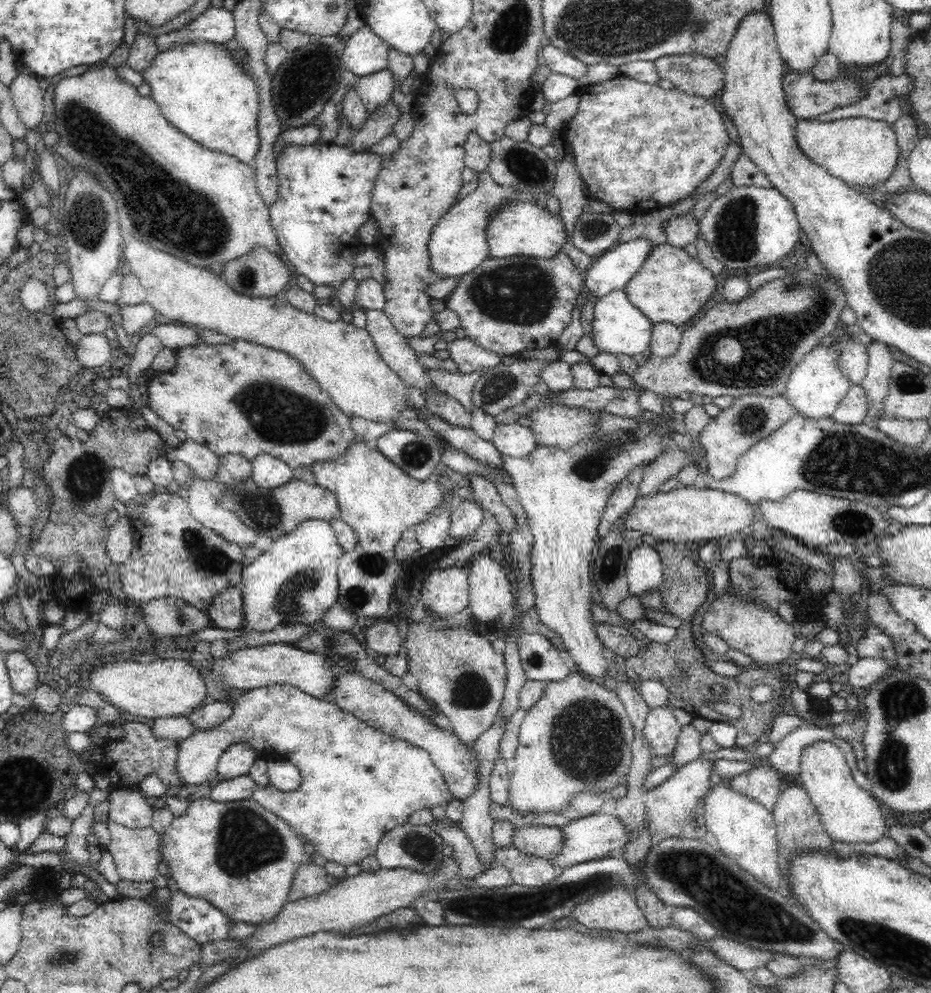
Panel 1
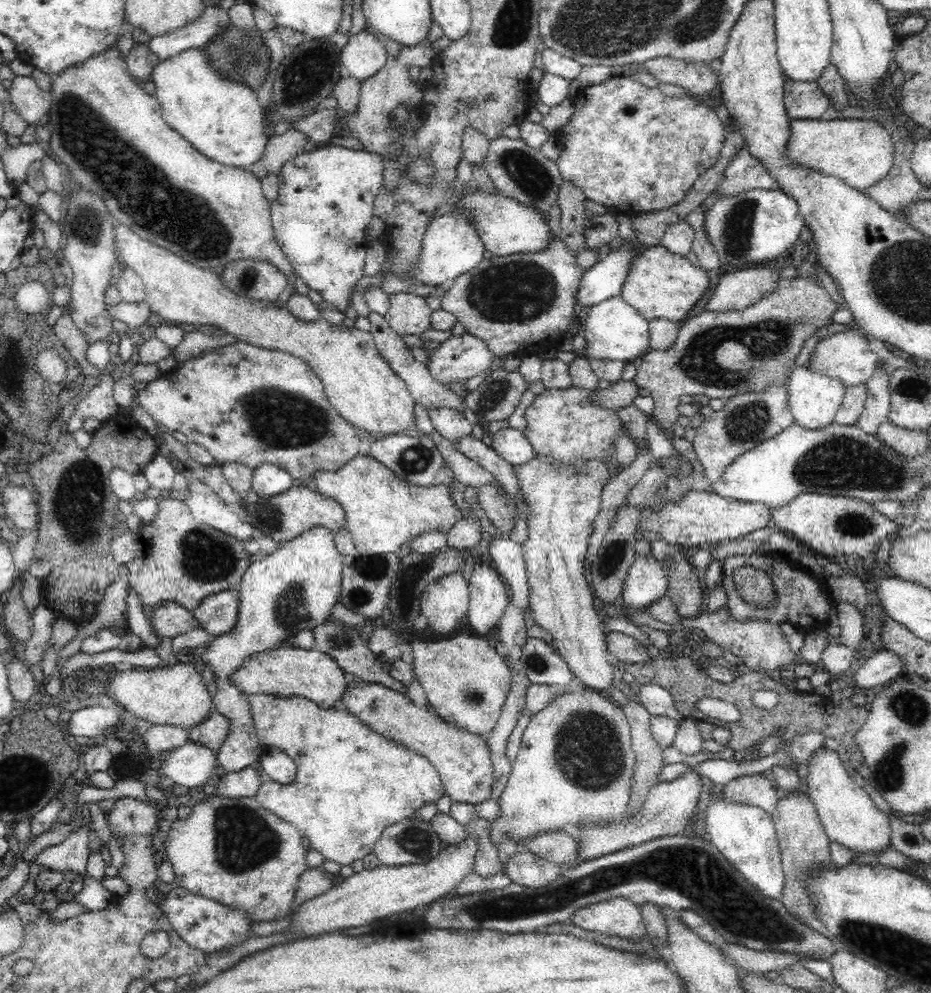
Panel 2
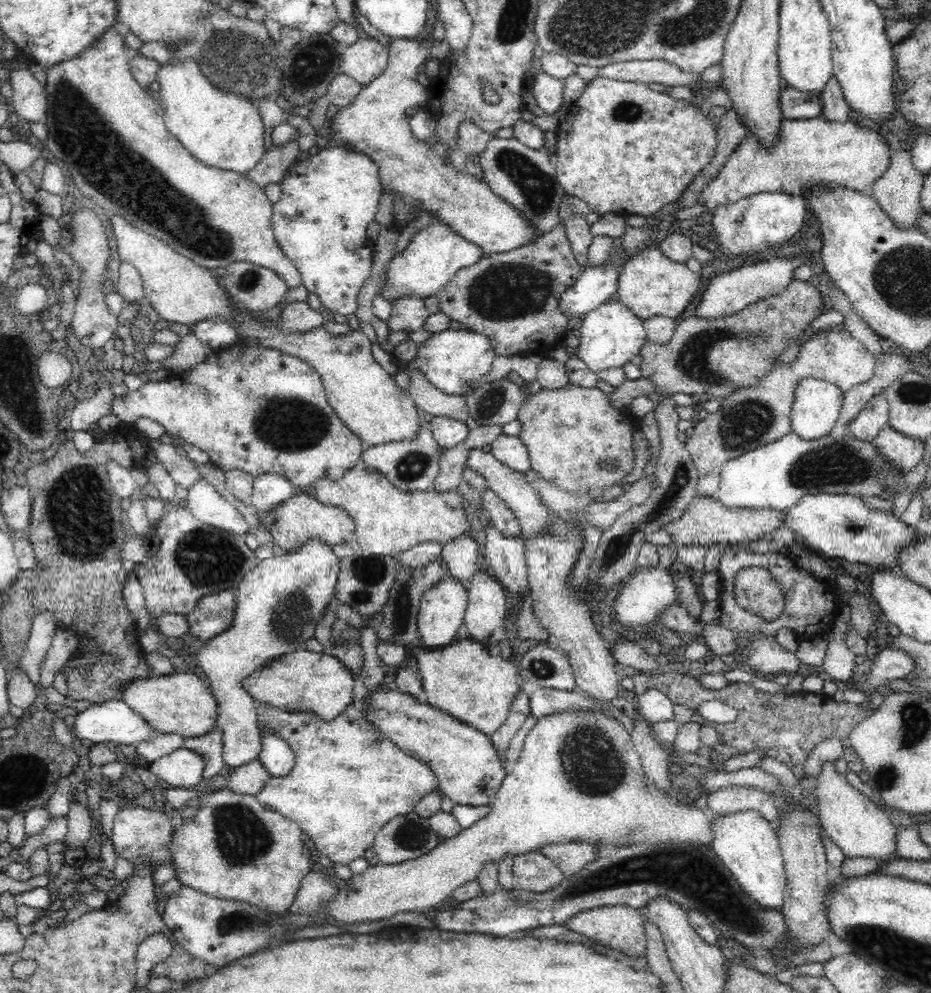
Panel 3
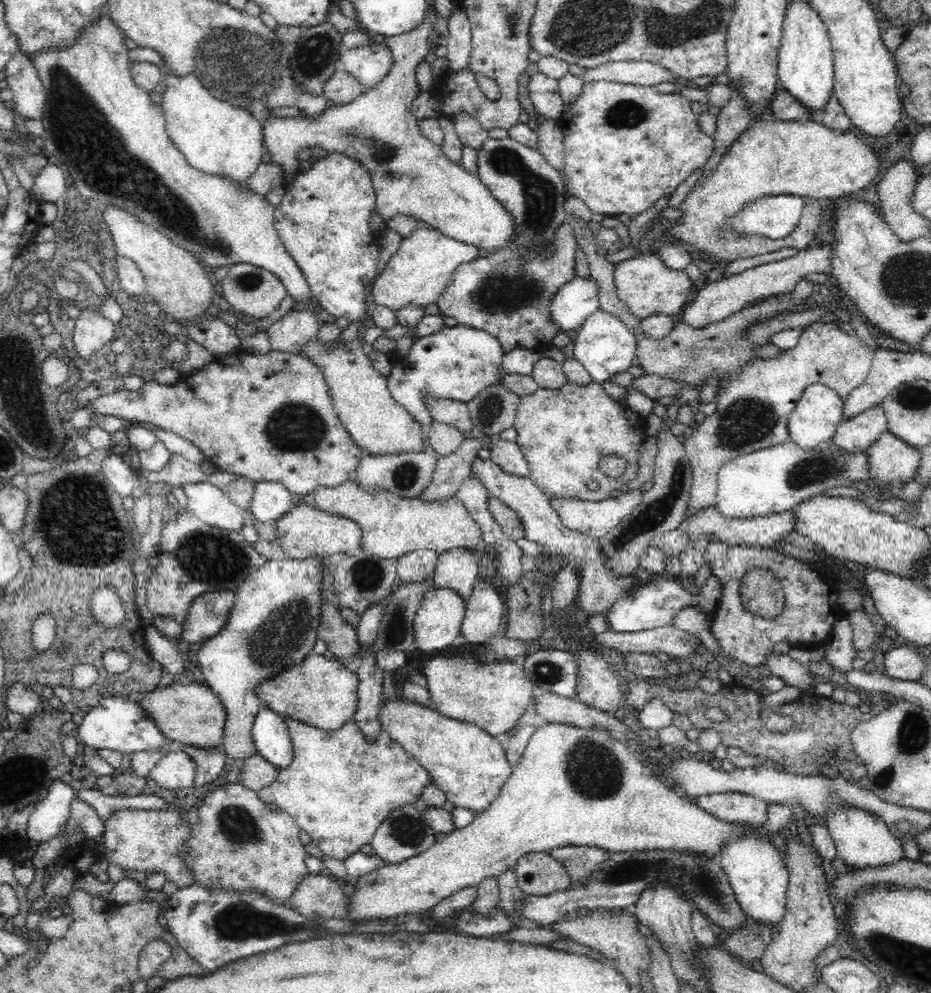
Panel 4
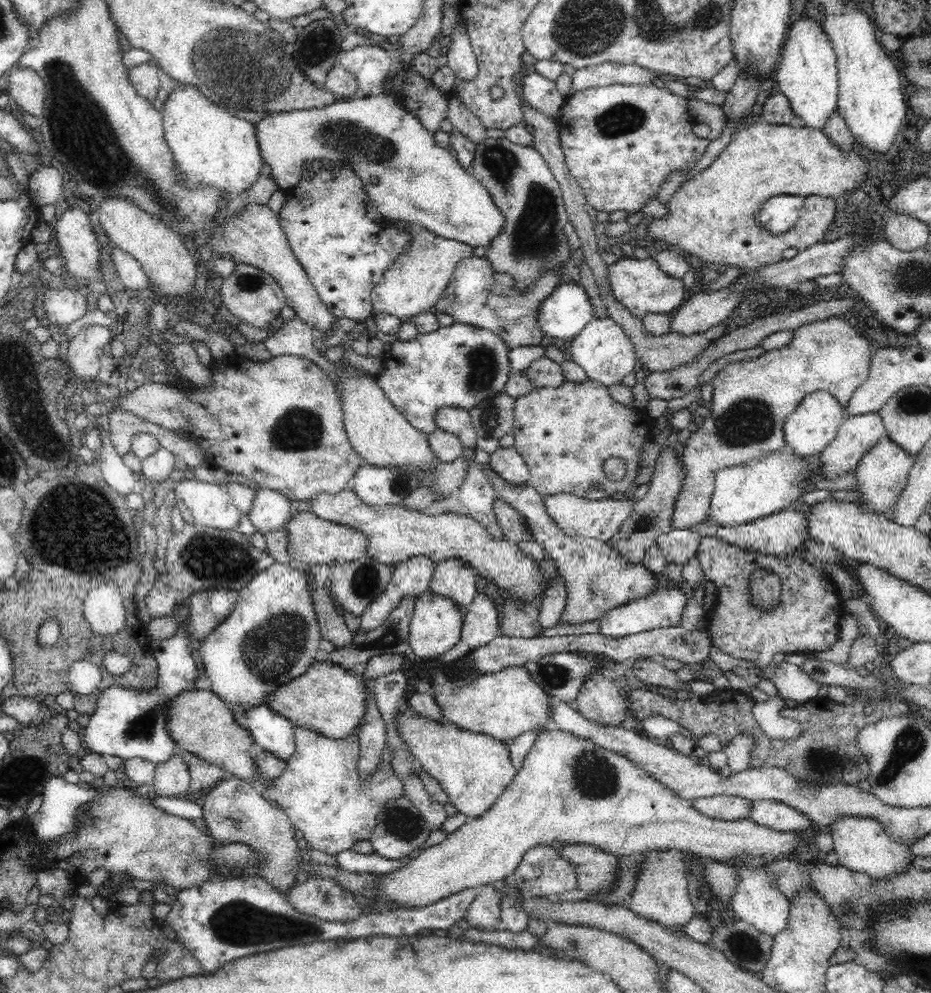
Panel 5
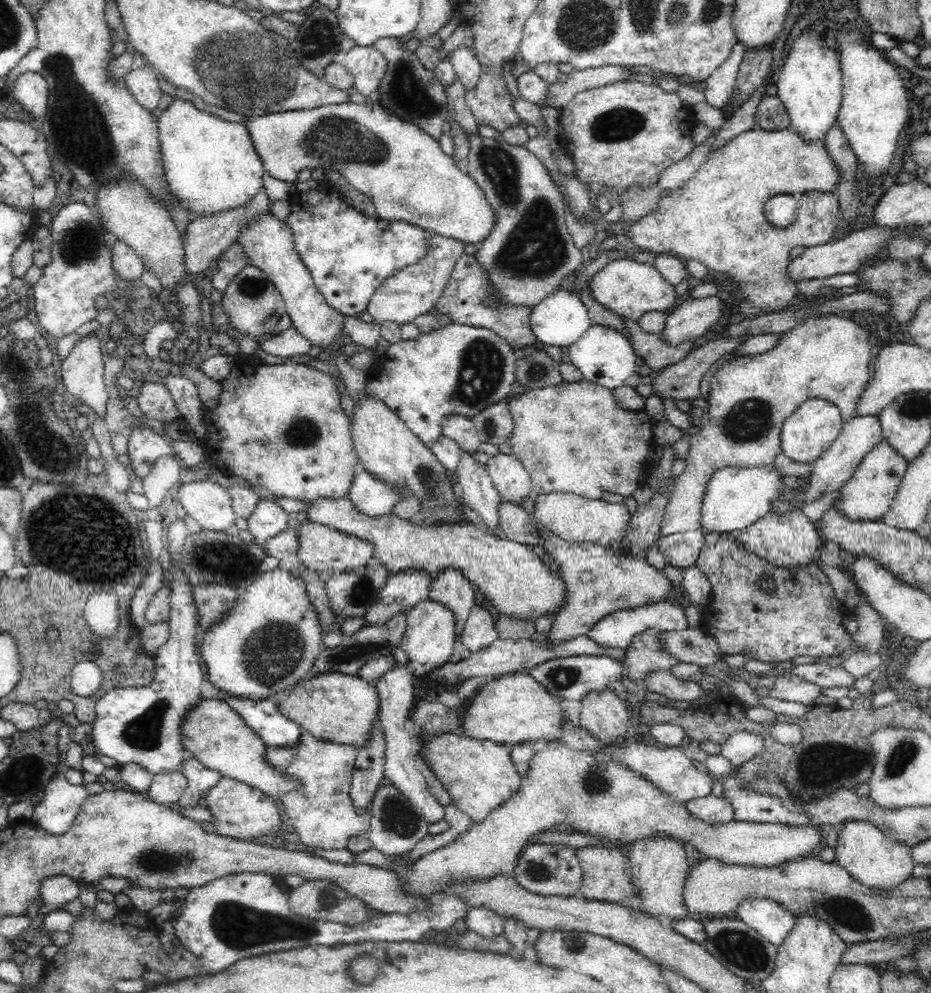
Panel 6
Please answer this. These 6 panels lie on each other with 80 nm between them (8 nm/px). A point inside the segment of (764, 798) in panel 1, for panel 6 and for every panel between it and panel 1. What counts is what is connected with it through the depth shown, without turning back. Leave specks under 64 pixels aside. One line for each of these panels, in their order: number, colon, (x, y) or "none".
2: (760, 790)
3: (733, 799)
4: (733, 807)
5: (728, 808)
6: (711, 810)

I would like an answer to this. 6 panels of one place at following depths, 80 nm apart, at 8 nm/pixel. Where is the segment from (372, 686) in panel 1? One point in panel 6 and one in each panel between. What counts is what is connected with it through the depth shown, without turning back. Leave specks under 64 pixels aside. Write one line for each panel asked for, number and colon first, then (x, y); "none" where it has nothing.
2: (463, 760)
3: (469, 771)
4: (469, 765)
5: (474, 770)
6: (479, 775)

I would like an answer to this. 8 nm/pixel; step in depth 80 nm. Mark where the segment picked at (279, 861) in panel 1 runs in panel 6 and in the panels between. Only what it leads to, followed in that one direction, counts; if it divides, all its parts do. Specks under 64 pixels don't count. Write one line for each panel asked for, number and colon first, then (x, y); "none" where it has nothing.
2: (233, 850)
3: (233, 848)
4: (240, 842)
5: (235, 810)
6: (240, 811)

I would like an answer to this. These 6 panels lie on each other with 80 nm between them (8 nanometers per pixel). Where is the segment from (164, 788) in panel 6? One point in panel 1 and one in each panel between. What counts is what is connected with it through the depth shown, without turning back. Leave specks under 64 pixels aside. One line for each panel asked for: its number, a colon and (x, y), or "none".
1: (356, 784)
2: (189, 766)
3: (182, 768)
4: (175, 771)
5: (171, 779)

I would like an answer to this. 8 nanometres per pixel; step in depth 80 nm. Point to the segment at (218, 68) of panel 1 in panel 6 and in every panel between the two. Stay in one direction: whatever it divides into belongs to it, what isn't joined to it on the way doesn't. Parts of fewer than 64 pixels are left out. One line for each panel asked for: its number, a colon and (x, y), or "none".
2: (221, 119)
3: (222, 131)
4: (217, 139)
5: (210, 147)
6: (210, 165)

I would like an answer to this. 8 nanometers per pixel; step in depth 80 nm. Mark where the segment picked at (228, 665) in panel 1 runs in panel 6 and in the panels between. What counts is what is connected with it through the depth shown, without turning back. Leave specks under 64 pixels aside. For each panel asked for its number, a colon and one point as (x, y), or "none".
2: (287, 672)
3: (305, 682)
4: (319, 692)
5: (327, 699)
6: (342, 709)

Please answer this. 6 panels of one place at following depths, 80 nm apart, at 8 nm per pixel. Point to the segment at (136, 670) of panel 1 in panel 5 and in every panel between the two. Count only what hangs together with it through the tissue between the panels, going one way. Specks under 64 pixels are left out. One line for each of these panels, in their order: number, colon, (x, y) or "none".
2: (176, 696)
3: (180, 704)
4: (193, 715)
5: (200, 722)

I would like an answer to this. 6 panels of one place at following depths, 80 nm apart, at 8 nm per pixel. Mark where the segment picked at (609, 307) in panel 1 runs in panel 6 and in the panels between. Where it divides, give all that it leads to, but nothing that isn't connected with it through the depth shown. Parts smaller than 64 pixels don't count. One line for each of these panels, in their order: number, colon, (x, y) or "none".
2: (613, 330)
3: (611, 336)
4: (604, 345)
5: (604, 352)
6: (604, 357)

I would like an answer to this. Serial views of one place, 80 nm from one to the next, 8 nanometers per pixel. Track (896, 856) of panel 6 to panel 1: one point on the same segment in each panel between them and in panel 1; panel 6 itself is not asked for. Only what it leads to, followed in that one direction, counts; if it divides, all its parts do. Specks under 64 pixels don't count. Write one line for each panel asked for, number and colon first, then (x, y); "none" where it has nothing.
1: (848, 813)
2: (848, 815)
3: (859, 828)
4: (862, 840)
5: (861, 844)

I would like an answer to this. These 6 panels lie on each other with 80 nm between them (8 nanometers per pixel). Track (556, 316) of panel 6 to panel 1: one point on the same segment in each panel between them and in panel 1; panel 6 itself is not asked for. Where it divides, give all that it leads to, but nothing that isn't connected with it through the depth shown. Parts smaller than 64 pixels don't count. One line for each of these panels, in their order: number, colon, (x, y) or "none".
1: (611, 271)
2: (604, 280)
3: (595, 284)
4: (575, 301)
5: (563, 314)

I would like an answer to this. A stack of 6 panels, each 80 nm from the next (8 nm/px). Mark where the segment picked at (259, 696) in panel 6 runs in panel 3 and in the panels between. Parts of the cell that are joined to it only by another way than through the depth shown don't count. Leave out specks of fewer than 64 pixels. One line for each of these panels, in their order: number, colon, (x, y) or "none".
3: (278, 605)
4: (272, 626)
5: (271, 637)

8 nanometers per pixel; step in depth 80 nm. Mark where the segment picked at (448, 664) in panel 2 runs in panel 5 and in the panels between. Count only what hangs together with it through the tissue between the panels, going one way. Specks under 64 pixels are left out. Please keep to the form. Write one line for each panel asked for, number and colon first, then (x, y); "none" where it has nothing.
3: (462, 679)
4: (494, 697)
5: (506, 704)

